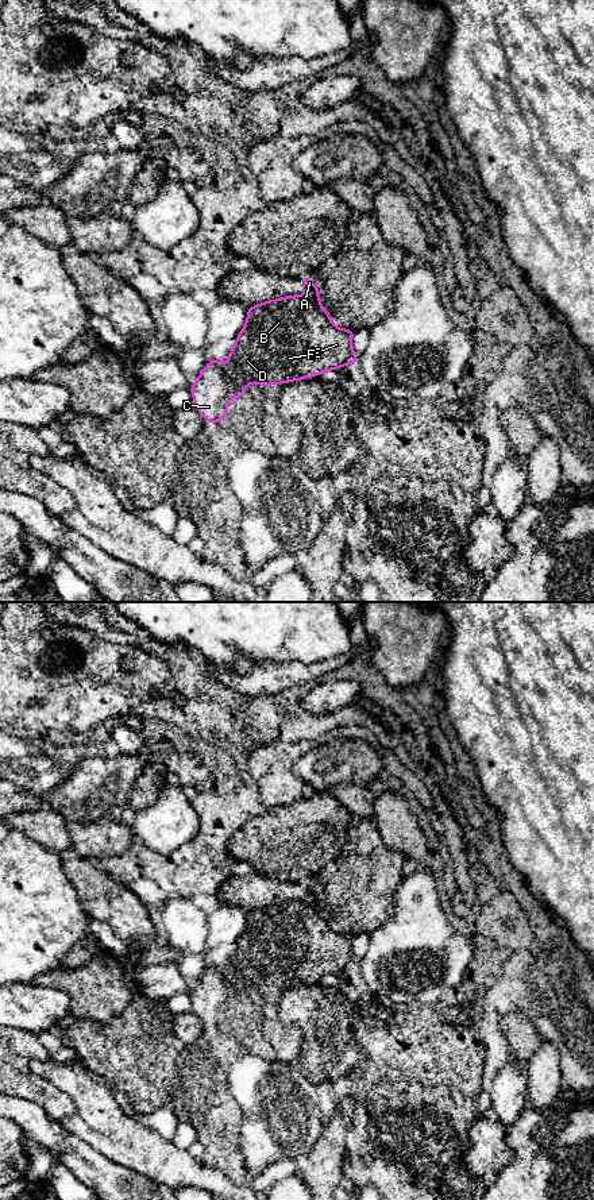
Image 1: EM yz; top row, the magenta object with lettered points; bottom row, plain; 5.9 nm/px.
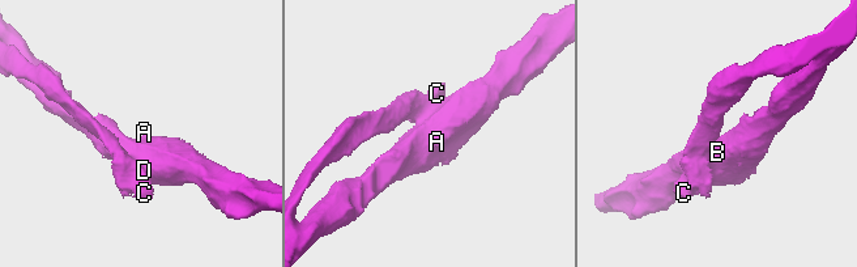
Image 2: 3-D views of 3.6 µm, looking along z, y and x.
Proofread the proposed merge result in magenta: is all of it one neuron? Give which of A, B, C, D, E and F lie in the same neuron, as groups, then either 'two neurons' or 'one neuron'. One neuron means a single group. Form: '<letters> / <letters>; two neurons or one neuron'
A B D E F / C; two neurons

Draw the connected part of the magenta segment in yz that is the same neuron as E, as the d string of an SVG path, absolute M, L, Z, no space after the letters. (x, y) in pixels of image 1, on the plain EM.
M312 884L302 887L308 891L305 899L247 911L246 929L228 958L230 971L244 989L251 987L267 992L271 988L282 989L313 983L346 969L359 969L359 960L352 956L355 935L340 934L332 929L329 917L321 911L319 887Z

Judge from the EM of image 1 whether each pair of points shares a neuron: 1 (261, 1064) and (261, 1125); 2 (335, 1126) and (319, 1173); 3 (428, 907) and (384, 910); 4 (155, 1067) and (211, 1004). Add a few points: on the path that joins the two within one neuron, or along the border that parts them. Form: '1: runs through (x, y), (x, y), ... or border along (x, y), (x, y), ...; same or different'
1: runs through (261, 1079), (262, 1096), (258, 1100), (258, 1110); same
2: runs through (332, 1138), (324, 1161); same
3: border along (402, 880), (394, 894), (392, 913), (371, 933); different
4: border along (180, 1053), (176, 1061), (176, 1084); different

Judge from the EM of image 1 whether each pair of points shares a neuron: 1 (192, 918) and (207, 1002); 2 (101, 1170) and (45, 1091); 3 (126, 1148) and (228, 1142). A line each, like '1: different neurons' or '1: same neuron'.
1: different neurons
2: same neuron
3: different neurons

